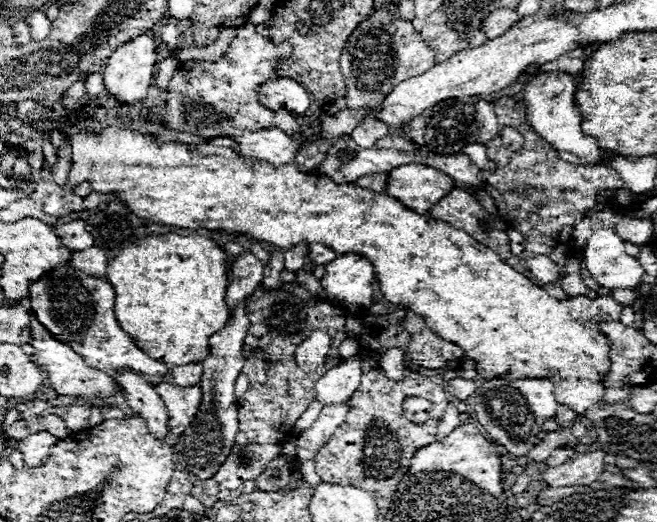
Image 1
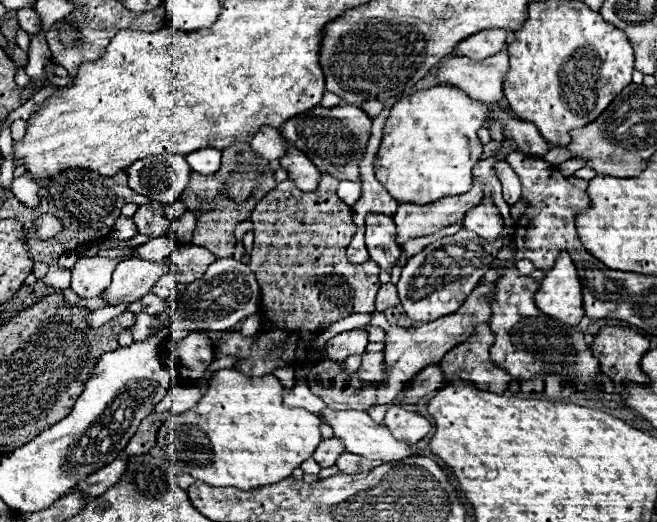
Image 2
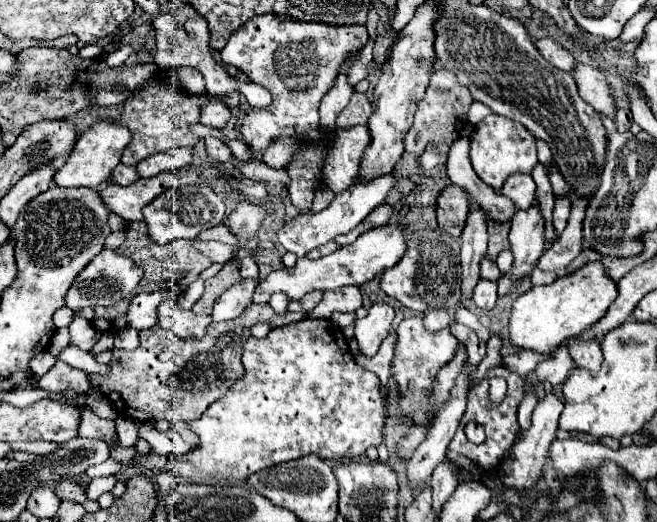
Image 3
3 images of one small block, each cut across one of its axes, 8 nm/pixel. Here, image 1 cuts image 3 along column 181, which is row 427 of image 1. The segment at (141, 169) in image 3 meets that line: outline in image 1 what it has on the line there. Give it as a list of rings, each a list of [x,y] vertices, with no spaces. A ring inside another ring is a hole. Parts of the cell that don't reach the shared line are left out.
[[[120,372],[116,380],[120,384],[122,394],[128,400],[128,406],[146,420],[154,436],[164,440],[168,436],[168,414],[154,386],[146,382],[138,372]]]

